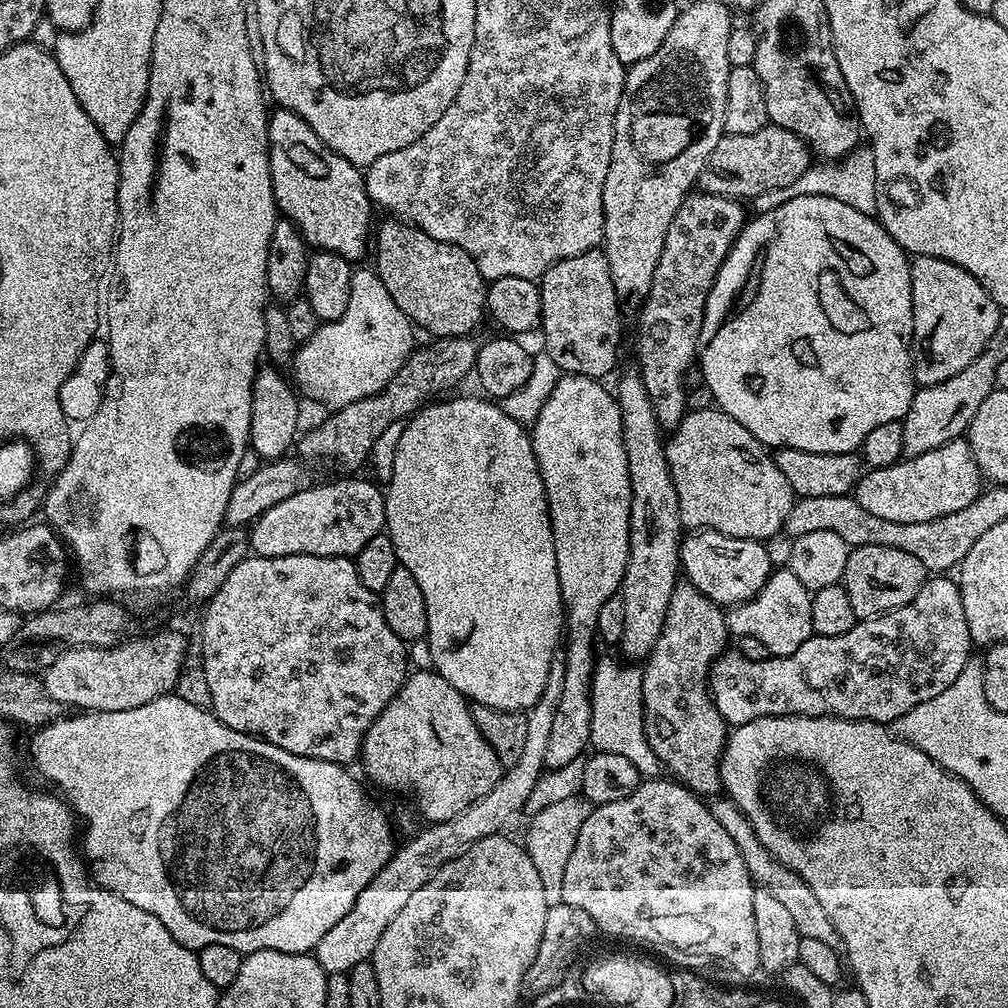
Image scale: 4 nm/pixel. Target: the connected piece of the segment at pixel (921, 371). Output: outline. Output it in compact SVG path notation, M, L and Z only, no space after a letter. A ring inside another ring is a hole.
M933 256L911 257L910 290L914 310L912 379L920 386L946 382L982 354L998 326L1002 309L974 274Z

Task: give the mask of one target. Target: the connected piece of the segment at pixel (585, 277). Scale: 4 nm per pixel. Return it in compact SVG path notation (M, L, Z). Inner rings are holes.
M603 251L583 252L574 258L566 258L550 266L538 281L540 285L540 328L544 332L543 351L560 367L561 373L570 376L604 378L616 364L620 352L620 311L622 305L616 296L614 282L610 278L610 266Z

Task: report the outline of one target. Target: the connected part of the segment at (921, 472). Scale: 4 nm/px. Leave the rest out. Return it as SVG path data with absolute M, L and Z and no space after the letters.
M961 438L938 446L938 450L901 458L897 464L868 468L856 483L854 495L858 506L877 518L887 518L890 522L930 522L970 506L981 491L978 462L974 462L967 439Z

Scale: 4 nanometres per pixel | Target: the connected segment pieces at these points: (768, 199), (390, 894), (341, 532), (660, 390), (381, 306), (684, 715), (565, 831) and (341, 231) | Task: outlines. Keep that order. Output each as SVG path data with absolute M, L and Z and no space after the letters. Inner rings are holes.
M858 146L849 152L840 161L816 162L809 165L806 173L797 181L790 182L789 186L781 189L766 190L765 193L756 195L750 202L753 213L760 215L769 213L777 206L782 206L791 199L810 196L834 197L838 202L853 206L859 213L873 217L877 208L877 175L875 173L874 156L871 147ZM820 163L820 164L816 164Z
M557 658L552 661L550 666L550 674L544 692L540 696L540 701L528 709L526 713L526 743L522 746L522 755L518 758L518 762L514 762L512 768L503 769L500 781L496 783L494 790L490 790L490 794L486 794L478 802L466 806L466 810L462 810L462 814L458 814L454 818L446 818L446 822L429 823L424 826L428 828L422 829L413 840L408 840L405 844L403 841L396 851L392 853L392 857L388 859L386 866L382 866L382 870L368 883L366 890L362 890L362 894L358 894L358 898L354 902L354 906L350 906L346 918L334 922L334 926L330 926L330 930L326 930L326 934L322 934L322 942L318 942L318 946L314 949L314 955L316 961L324 967L325 972L329 974L343 972L347 974L354 966L371 961L374 946L378 946L378 938L382 938L386 926L390 926L391 920L398 915L398 910L402 910L402 906L408 901L410 894L414 894L414 890L418 890L418 886L425 884L443 864L450 862L458 854L462 854L474 842L478 842L487 836L497 835L501 830L507 829L504 827L516 815L519 817L523 813L526 798L533 793L534 786L538 784L540 776L545 771L546 745L550 739L554 714L558 710L558 698L562 694L563 681L564 662L563 659Z
M340 478L333 484L313 486L270 506L250 528L250 548L257 556L289 556L290 554L310 554L311 556L347 556L355 558L370 542L370 538L381 535L385 531L384 492L376 489L371 479L352 480L356 478Z
M693 190L684 199L682 206L678 206L678 214L674 214L674 222L670 222L670 230L666 230L662 258L658 258L658 270L654 270L650 294L639 309L640 325L636 328L636 360L640 363L638 371L646 386L646 394L650 394L654 414L665 429L675 428L689 407L684 379L687 378L691 368L693 371L698 360L706 298L714 286L714 278L718 278L718 270L726 254L730 254L738 234L745 226L744 208L745 205L741 201L731 200L729 196Z
M357 267L350 278L350 303L342 313L342 318L323 321L320 329L310 334L310 338L297 347L296 357L290 365L291 371L296 371L295 387L303 395L305 392L310 399L325 404L325 409L328 410L335 410L350 402L358 402L362 398L378 394L396 377L396 371L414 351L412 332L414 333L412 321L406 314L402 314L402 310L398 310L398 302L390 298L378 274L371 267Z
M677 583L674 594L670 598L670 610L666 610L664 633L658 638L651 652L646 657L648 666L644 673L644 729L648 735L650 746L661 765L684 787L707 798L721 791L720 758L724 754L724 745L728 742L730 725L724 721L718 706L712 701L712 693L708 686L708 676L712 672L712 664L726 650L724 644L730 640L728 617L725 609L715 604L710 598L702 595L693 584Z
M577 795L562 802L551 803L550 806L534 814L527 821L528 840L526 847L530 858L538 870L538 879L542 882L542 890L549 908L564 903L562 898L562 878L566 875L566 861L570 853L574 851L574 842L578 842L578 830L582 830L582 822L591 814L593 805L584 799L583 795Z
M277 107L275 111L268 117L268 157L277 209L294 222L296 228L304 235L304 241L313 249L333 252L350 262L360 262L356 260L363 258L367 248L369 251L370 233L374 228L374 205L364 188L361 169L327 148L322 138L318 138L318 134L314 134L314 130L310 130L308 123L298 114L294 114L289 108Z

